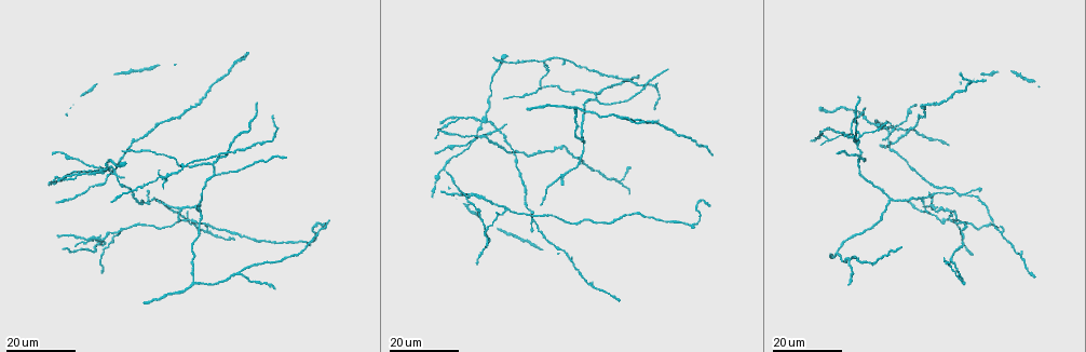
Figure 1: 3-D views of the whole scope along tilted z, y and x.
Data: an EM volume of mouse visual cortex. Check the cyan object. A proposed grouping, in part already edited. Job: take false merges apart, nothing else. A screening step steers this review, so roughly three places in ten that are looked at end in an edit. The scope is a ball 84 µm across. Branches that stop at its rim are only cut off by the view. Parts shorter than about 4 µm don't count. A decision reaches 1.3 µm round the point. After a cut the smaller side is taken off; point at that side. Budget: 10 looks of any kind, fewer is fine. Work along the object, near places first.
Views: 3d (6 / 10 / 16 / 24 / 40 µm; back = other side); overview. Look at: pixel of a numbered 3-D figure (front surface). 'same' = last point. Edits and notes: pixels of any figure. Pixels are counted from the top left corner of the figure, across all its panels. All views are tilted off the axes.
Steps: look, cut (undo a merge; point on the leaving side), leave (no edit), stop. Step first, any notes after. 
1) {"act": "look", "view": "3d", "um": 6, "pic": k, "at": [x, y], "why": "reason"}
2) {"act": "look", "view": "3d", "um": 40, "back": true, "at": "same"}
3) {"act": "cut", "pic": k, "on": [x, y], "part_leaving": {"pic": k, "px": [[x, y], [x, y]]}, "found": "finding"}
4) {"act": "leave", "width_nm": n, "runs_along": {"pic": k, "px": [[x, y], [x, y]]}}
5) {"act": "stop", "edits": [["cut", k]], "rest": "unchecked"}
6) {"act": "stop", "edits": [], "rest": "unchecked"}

{"act": "look", "view": "3d", "um": 24, "pic": 1, "at": [194, 283], "why": "arms part here"}

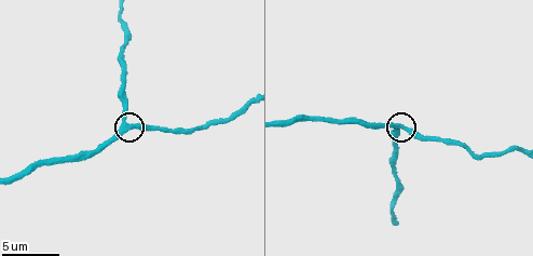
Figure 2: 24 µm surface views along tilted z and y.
{"act": "look", "view": "3d", "um": 6, "pic": 2, "at": [129, 127], "why": "closer look"}

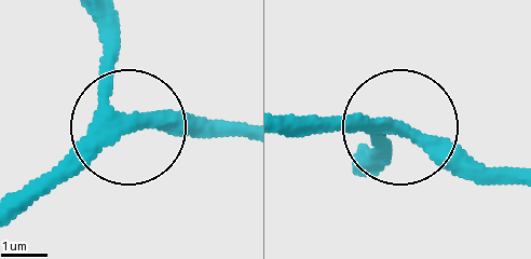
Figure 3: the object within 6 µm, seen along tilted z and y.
{"act": "leave", "arms": 3, "runs_along": {"pic": 3, "px": [[373, 167], [375, 139], [391, 126], [310, 127]]}, "found": "all the same neuron"}

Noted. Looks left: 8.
{"act": "look", "view": "3d", "um": 16, "pic": 1, "at": [160, 178], "why": "branch point"}

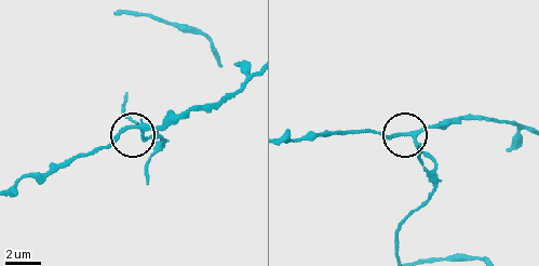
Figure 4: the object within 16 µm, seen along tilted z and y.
{"act": "look", "view": "3d", "um": 10, "pic": 4, "at": [413, 137]}

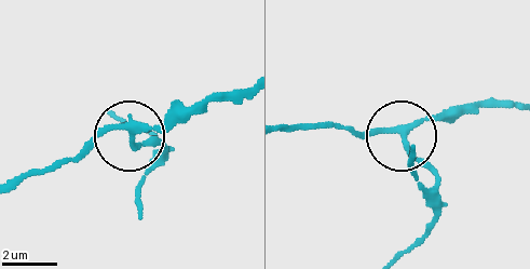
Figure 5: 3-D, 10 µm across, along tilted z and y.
{"act": "cut", "pic": 5, "on": [153, 144], "arms": 3, "part_leaving": {"pic": 5, "px": [[407, 132], [435, 203], [430, 229], [407, 253]]}, "found": "two neurons meet here"}

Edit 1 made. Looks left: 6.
{"act": "look", "view": "3d", "um": 24, "pic": 1, "at": [502, 136], "why": "thick turns thin"}

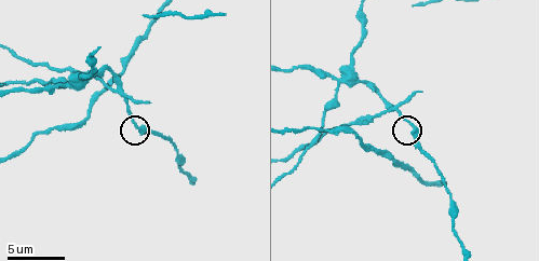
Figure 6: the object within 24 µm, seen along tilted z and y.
{"act": "look", "view": "3d", "um": 10, "pic": 6, "at": [417, 131], "why": "closer look"}

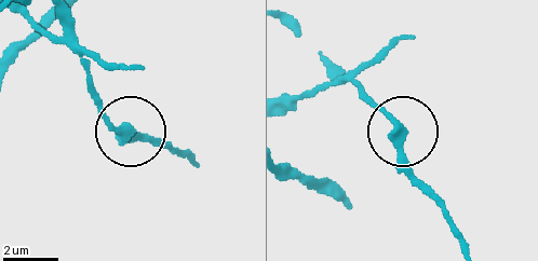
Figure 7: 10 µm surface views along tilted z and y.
{"act": "leave", "width_nm": 350, "runs_along": {"pic": 7, "px": [[189, 163], [130, 134], [89, 92]]}, "found": "continuous, no second neuron"}

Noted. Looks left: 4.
{"act": "look", "view": "3d", "um": 24, "pic": 1, "at": [948, 208], "why": "side arm on a straight run"}

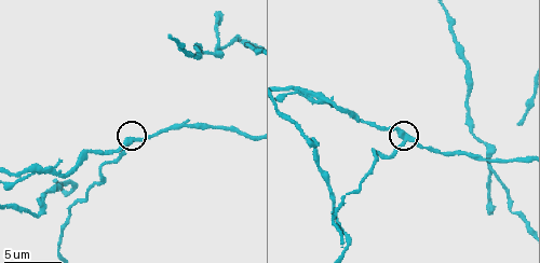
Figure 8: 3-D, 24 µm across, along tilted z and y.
{"act": "look", "view": "3d", "um": 10, "pic": 8, "at": [131, 138]}

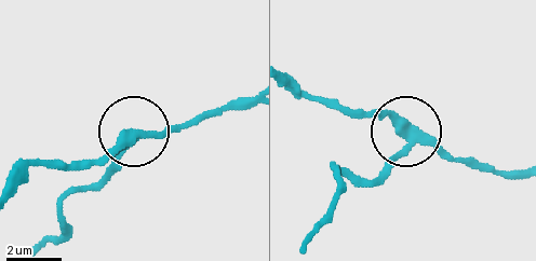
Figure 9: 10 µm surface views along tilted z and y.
{"act": "cut", "pic": 9, "on": [117, 165], "part_leaving": {"pic": 9, "px": [[412, 147], [371, 179], [336, 169], [334, 205], [307, 244]]}, "found": "a second neuron is stuck on"}

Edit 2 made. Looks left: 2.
{"act": "look", "view": "3d", "um": 10, "pic": 6, "at": [387, 110], "why": "branch point"}

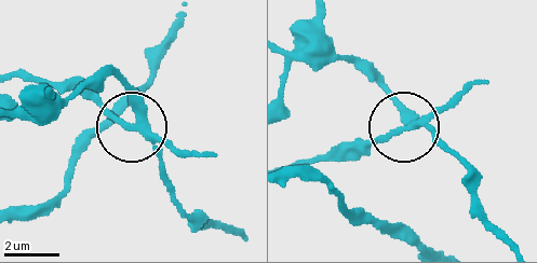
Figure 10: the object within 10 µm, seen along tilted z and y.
{"act": "cut", "pic": 10, "on": [177, 153], "arms": 3, "part_leaving": {"pic": 10, "px": [[142, 130], [95, 98], [18, 78]]}, "found": "a second neuron is stuck on"}

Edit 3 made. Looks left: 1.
{"act": "stop", "edits": [["cut", 5], ["cut", 9], ["cut", 10]], "rest": "unchecked"}

